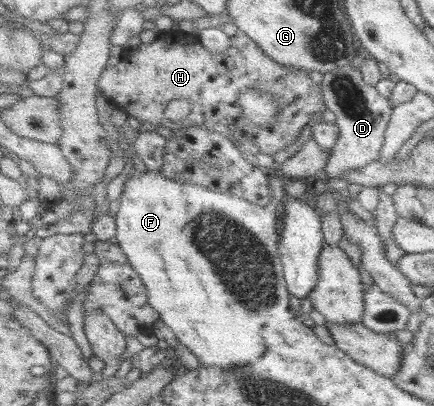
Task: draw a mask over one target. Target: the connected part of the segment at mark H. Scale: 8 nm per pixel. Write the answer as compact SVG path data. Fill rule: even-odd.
M172 31L172 36L165 36L161 40L154 40L148 44L139 44L135 51L131 52L131 58L123 60L116 65L106 67L98 82L99 94L106 97L124 112L140 121L151 124L162 124L171 131L189 126L208 128L210 131L220 132L227 141L233 141L237 146L241 139L251 139L259 148L261 153L273 156L289 144L293 144L303 128L311 123L323 112L329 110L326 106L324 94L320 86L313 82L307 72L294 66L287 66L275 62L270 58L249 36L239 32L232 37L232 46L225 54L213 54L201 43L197 42L195 36L190 36ZM249 86L258 86L264 90L270 90L278 100L283 103L282 113L271 127L257 126L255 122L247 120L239 106L240 93ZM177 98L189 99L192 105L191 116L183 122L173 122L166 118L165 110L171 100Z

